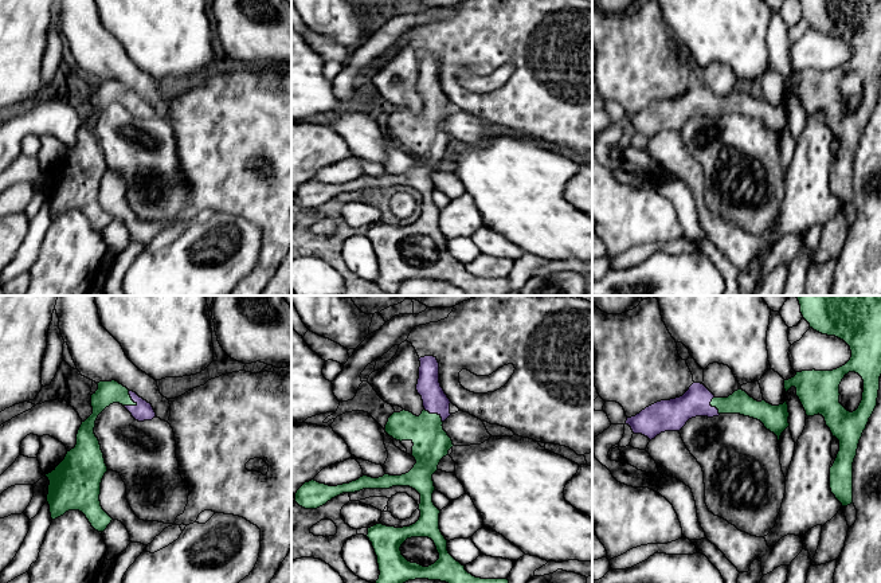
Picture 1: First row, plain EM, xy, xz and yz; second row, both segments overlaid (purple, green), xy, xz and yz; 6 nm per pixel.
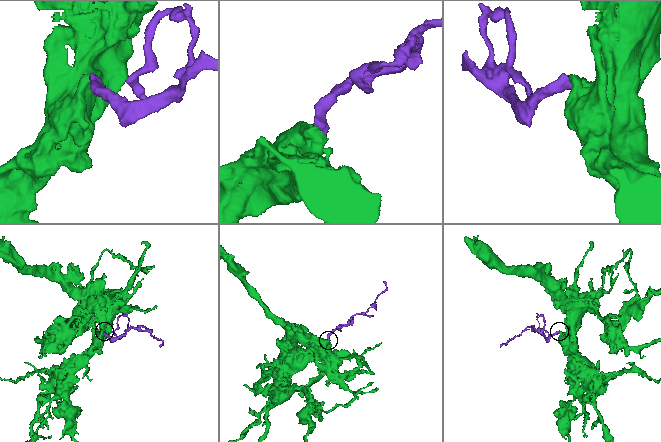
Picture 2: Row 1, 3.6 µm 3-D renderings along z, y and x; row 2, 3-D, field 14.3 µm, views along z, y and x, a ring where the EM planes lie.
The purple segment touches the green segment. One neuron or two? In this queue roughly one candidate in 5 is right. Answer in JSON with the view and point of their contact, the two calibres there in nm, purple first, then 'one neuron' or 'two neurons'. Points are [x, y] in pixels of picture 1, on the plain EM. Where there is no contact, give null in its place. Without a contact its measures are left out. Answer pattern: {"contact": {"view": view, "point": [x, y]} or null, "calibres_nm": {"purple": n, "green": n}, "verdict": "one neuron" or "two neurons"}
{"contact": {"view": "xy", "point": [132, 98]}, "calibres_nm": {"purple": 110, "green": 140}, "verdict": "one neuron"}

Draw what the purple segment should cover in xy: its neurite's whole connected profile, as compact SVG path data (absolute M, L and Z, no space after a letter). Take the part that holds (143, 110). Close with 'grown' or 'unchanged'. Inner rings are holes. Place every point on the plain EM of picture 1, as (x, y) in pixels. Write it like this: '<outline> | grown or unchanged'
M115 79L97 83L98 89L91 94L93 113L82 121L75 146L46 173L50 180L46 201L50 204L52 219L68 210L79 210L95 230L103 231L113 218L102 208L99 200L101 181L107 165L94 133L95 120L113 102L122 103L138 121L152 120L156 111L150 102Z | grown

